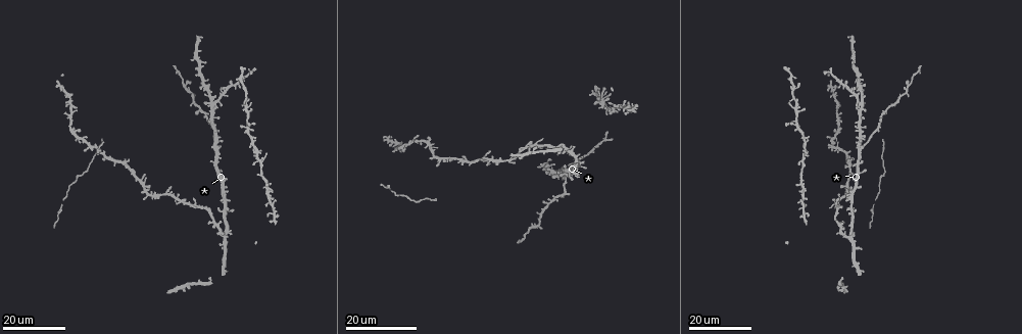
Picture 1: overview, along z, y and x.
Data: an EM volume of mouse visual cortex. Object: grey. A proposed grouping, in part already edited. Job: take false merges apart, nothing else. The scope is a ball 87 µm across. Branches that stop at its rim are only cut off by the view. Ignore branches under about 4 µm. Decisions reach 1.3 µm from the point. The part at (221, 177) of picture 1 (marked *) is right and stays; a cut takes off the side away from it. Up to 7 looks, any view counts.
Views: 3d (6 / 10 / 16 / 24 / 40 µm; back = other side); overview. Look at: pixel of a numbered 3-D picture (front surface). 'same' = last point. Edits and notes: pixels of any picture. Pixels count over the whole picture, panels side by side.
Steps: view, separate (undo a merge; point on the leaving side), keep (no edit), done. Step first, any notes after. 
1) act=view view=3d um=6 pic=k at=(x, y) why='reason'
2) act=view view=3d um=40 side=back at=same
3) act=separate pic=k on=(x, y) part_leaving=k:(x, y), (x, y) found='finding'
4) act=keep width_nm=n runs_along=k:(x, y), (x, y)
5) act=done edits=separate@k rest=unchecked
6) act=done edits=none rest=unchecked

act=view view=3d um=16 pic=1 at=(247, 88) why='four-way junction'

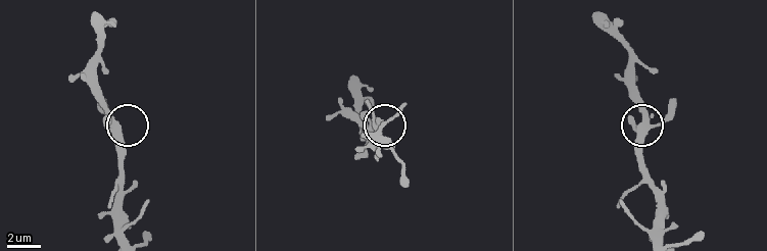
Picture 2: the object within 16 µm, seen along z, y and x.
act=view view=3d um=6 pic=2 at=(116, 125)

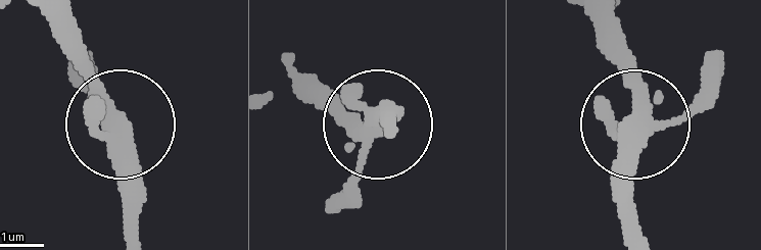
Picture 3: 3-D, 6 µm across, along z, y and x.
act=keep width_nm=340 found='all the same neuron'

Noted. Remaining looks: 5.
act=view view=3d um=16 pic=1 at=(182, 84) why='three arms meet'

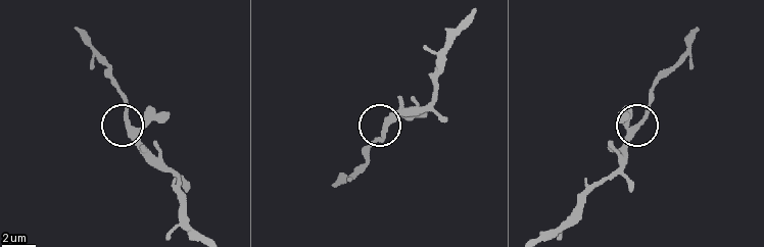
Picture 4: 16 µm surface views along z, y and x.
act=view view=3d um=10 pic=4 at=(132, 126)

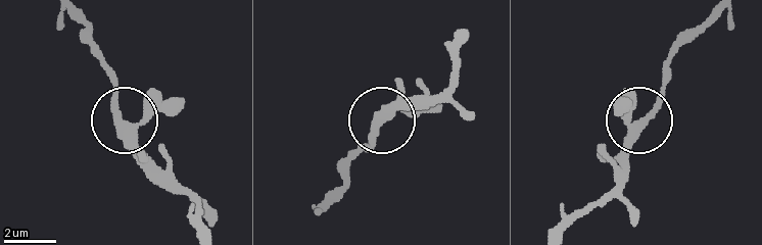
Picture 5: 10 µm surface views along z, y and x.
act=keep runs_along=5:(563, 231), (614, 185), (631, 126), (653, 106), (673, 55) found='all the same neuron'

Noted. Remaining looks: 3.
act=view view=3d um=24 pic=1 at=(143, 186) why='four or more arms meet'

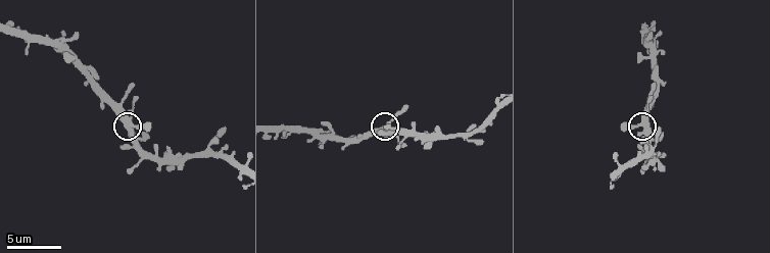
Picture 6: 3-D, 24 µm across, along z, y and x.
act=view view=3d um=6 pic=6 at=(636, 124)

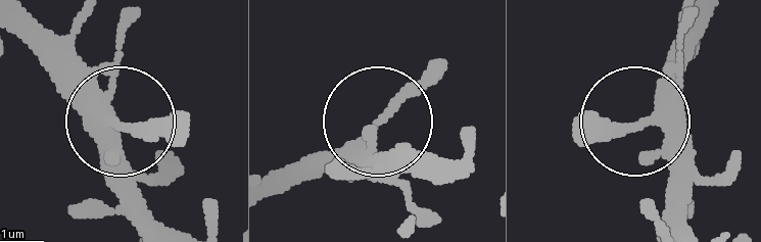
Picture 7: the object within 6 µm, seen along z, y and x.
act=view view=3d um=6 side=back pic=7 at=(643, 122)

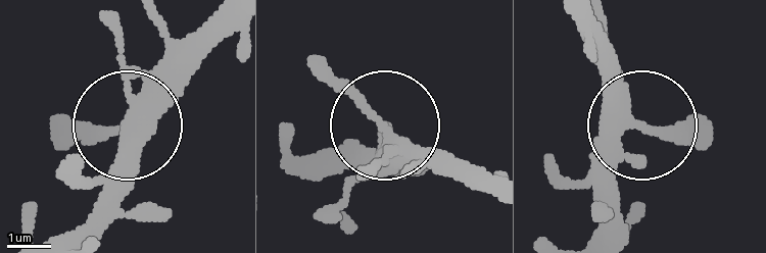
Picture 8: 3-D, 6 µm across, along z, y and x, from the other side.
act=keep runs_along=8:(64, 235), (130, 129), (86, 124), (57, 143) found='all the same neuron'

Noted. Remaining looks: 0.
act=done edits=none rest=unchecked

